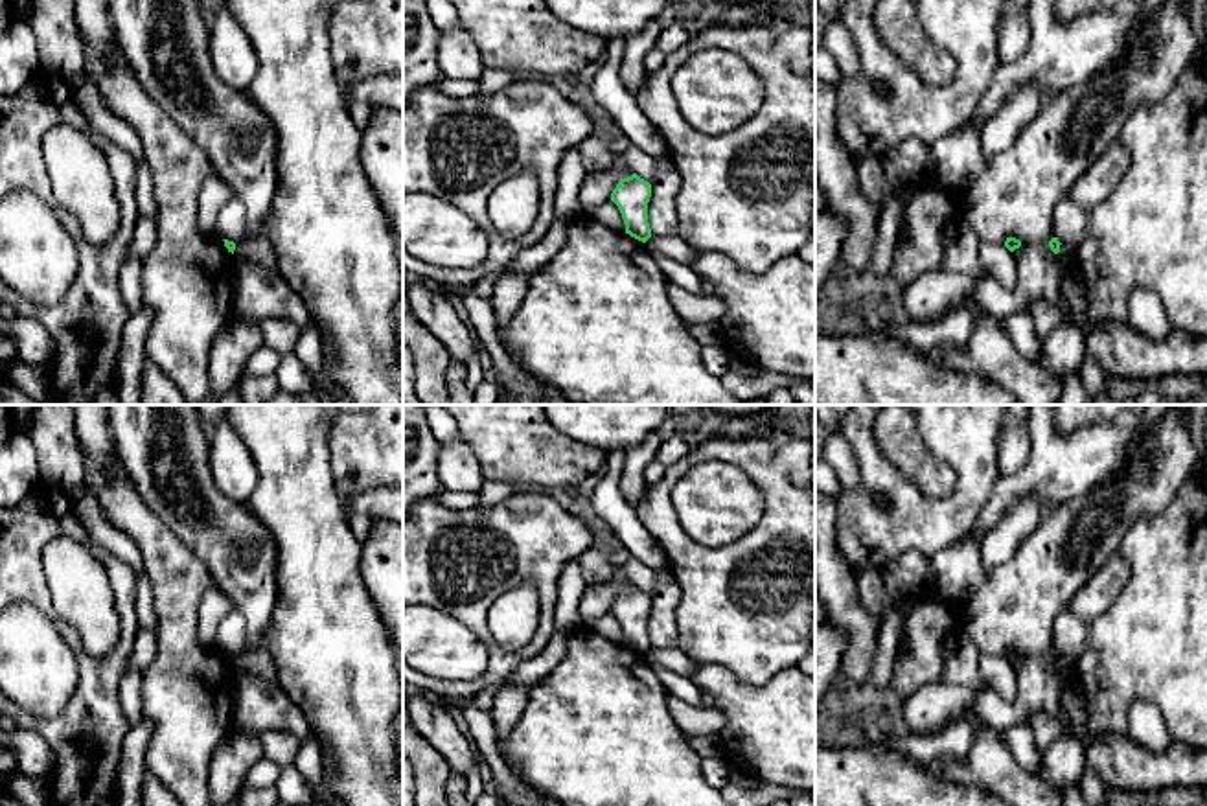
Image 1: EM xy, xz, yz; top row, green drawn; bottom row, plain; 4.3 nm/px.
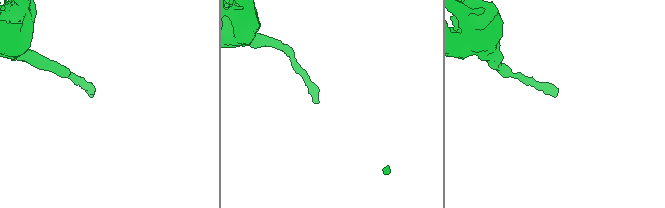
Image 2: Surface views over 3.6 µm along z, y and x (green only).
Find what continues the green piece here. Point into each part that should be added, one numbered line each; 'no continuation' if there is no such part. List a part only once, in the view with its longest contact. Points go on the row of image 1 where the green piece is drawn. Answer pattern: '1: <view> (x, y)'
no continuation

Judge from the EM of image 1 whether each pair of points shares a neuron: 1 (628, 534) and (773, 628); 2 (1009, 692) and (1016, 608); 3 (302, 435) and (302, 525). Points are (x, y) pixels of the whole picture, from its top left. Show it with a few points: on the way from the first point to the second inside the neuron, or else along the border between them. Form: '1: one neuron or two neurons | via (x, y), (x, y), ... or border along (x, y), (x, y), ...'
1: two neurons | border along (643, 523), (663, 551), (668, 569)
2: two neurons | border along (1011, 665), (1016, 676), (1014, 702)
3: one neuron | via (298, 457), (298, 503)

